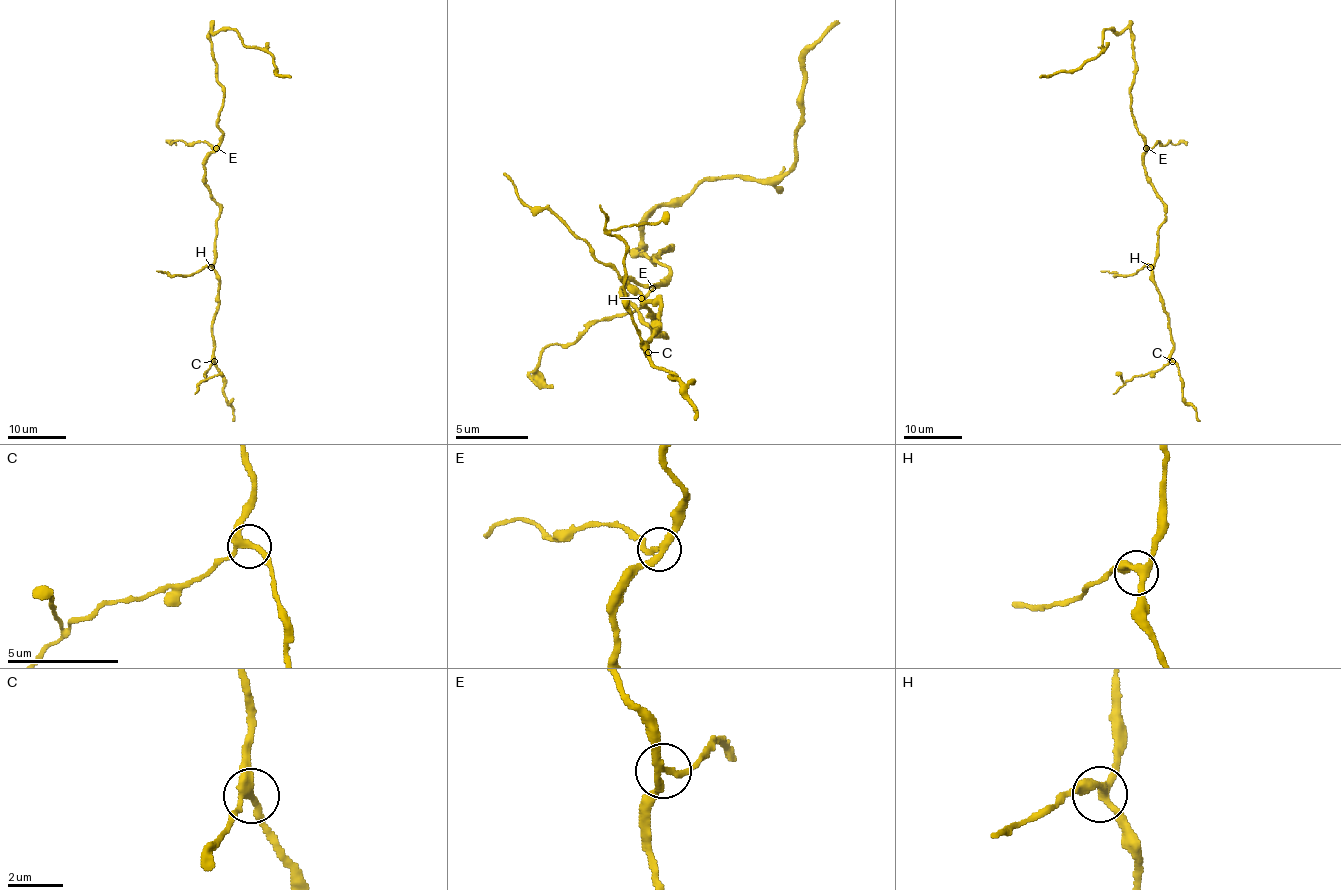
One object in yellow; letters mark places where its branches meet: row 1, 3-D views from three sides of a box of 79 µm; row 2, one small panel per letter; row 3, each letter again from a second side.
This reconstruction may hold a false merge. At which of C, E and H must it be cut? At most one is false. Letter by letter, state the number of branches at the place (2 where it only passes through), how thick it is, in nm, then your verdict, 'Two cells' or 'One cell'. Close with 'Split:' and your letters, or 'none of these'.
C: Branches: 3. Thickness 280 nm. One cell
E: Branches: 3. Thickness 260 nm. Two cells
H: Branches: 3. Thickness 300 nm. One cell
Split: E

